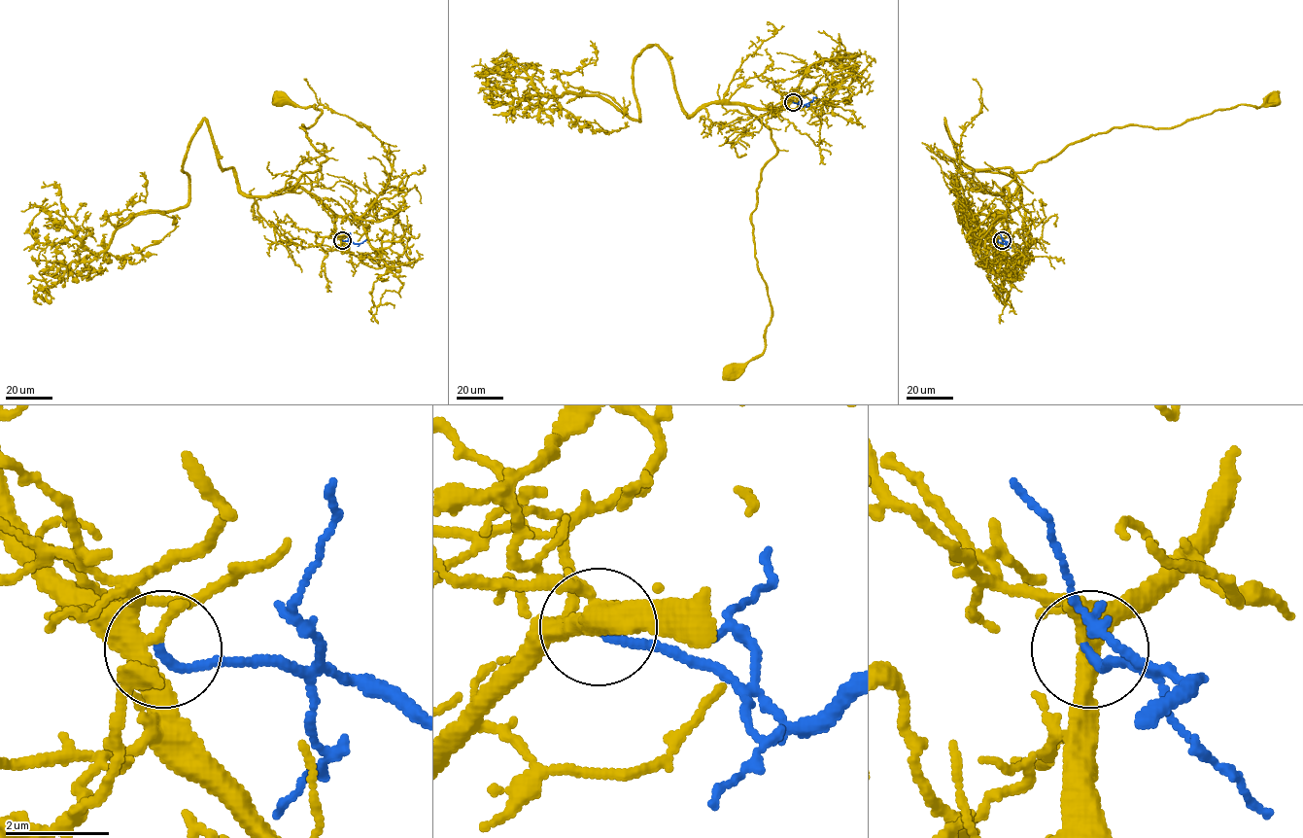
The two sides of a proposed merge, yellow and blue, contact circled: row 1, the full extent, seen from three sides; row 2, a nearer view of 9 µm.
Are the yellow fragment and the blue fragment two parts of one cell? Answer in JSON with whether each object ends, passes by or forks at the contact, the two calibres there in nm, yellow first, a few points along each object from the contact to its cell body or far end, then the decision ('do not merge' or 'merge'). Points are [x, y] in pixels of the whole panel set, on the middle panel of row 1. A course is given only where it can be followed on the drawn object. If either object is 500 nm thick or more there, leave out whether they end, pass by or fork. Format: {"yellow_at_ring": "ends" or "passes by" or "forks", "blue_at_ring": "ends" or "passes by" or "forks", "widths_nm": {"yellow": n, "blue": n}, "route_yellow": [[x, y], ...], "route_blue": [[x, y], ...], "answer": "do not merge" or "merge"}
{"yellow_at_ring": "forks", "blue_at_ring": "ends", "widths_nm": {"yellow": 280, "blue": 170}, "route_yellow": [[793, 102], [746, 106], [777, 150], [762, 170], [751, 215], [771, 317], [765, 349], [729, 373]], "route_blue": [[793, 102], [803, 106], [816, 97]], "answer": "merge"}

